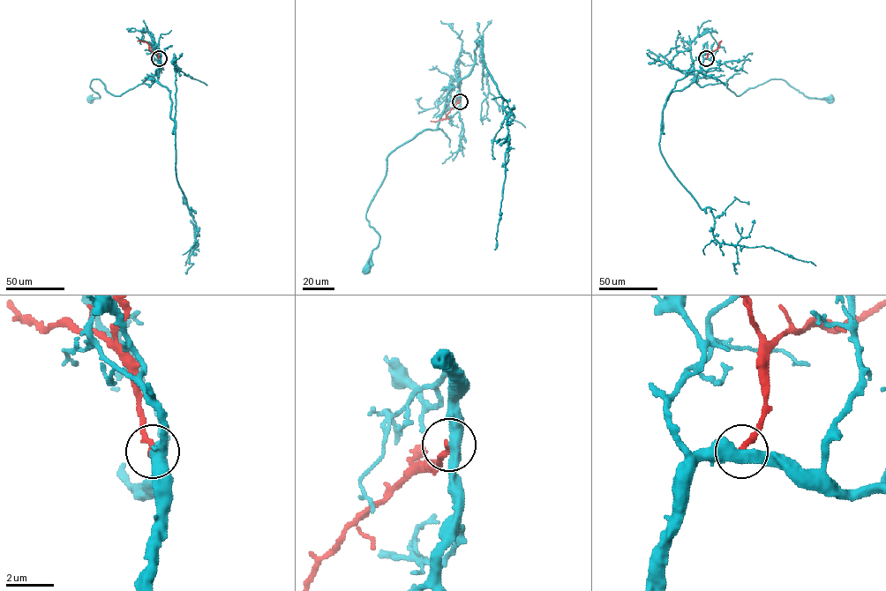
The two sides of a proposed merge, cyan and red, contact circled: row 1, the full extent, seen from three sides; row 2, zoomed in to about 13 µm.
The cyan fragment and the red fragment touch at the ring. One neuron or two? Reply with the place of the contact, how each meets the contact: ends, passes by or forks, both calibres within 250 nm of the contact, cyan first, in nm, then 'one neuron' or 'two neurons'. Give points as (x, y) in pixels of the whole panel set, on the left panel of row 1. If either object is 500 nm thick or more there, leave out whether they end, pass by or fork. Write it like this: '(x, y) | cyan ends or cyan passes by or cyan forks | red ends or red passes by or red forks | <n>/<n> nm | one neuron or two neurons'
(159, 58) | cyan passes by | red ends | 480/240 nm | two neurons

